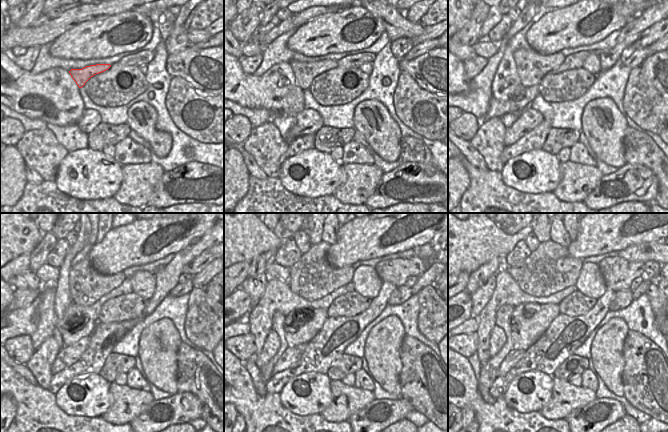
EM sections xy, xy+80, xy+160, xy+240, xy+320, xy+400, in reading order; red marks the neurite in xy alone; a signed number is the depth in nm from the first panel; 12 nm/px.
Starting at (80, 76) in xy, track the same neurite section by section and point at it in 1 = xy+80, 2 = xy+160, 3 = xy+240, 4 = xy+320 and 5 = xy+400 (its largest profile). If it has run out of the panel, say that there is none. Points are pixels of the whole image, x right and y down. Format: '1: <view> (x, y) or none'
1: xy+80 (305, 72)
2: xy+160 (531, 66)
3: xy+240 (86, 285)
4: xy+320 (312, 277)
5: xy+400 (549, 269)

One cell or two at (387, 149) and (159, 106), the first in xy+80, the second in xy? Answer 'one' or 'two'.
two

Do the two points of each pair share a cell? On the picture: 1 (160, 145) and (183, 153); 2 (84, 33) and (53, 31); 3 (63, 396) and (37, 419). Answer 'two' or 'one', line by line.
1: two
2: two
3: two

